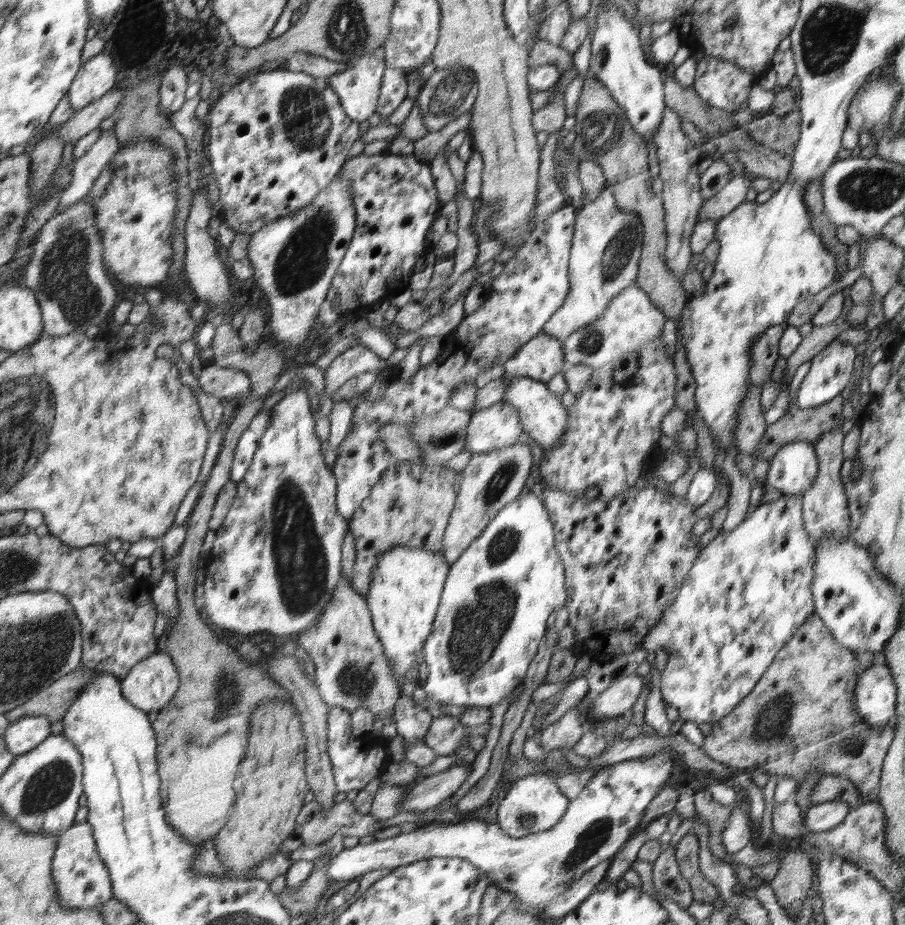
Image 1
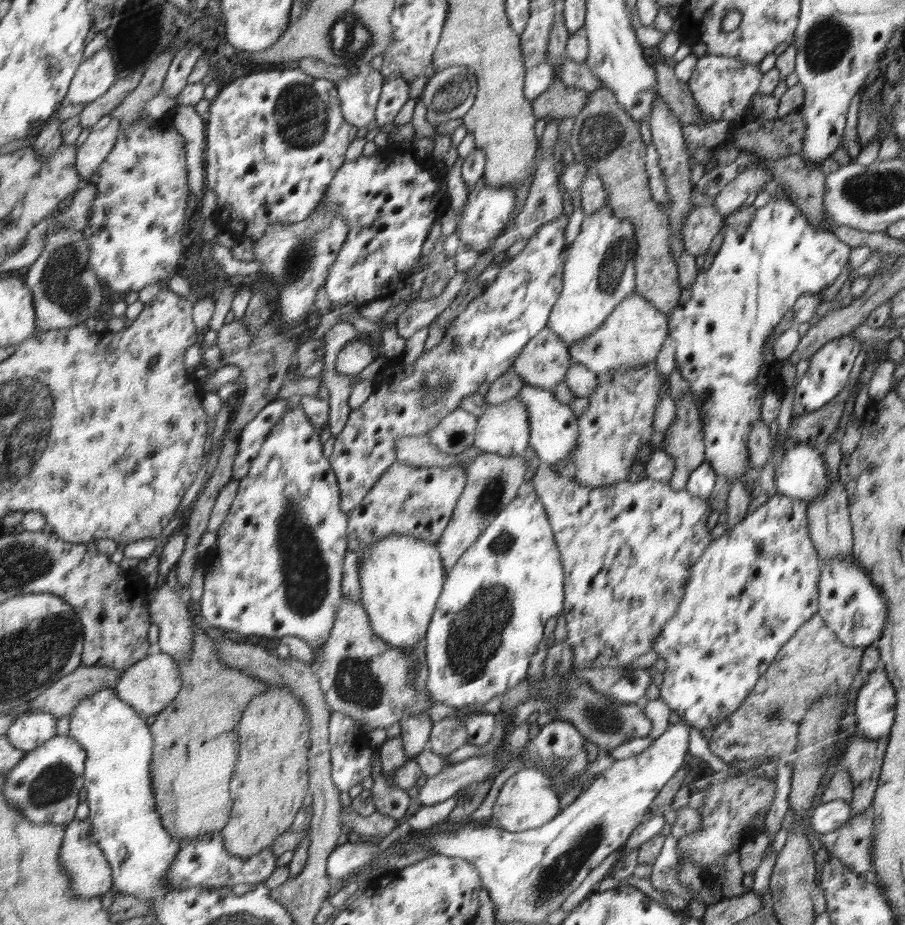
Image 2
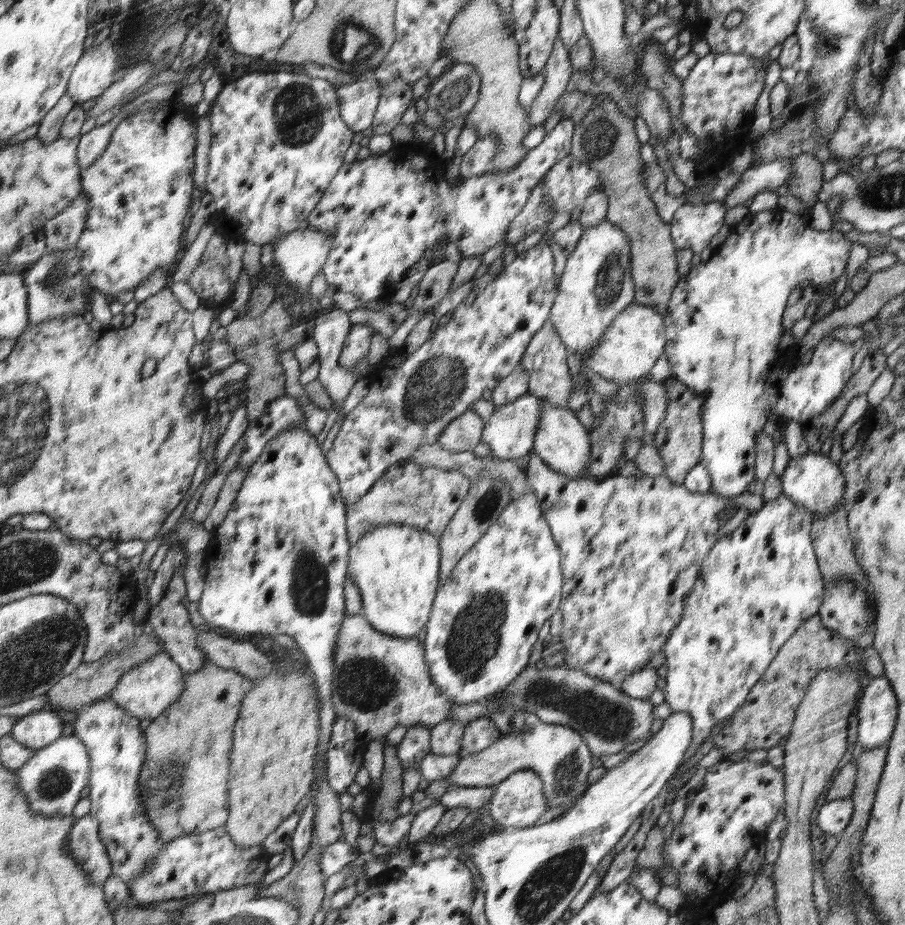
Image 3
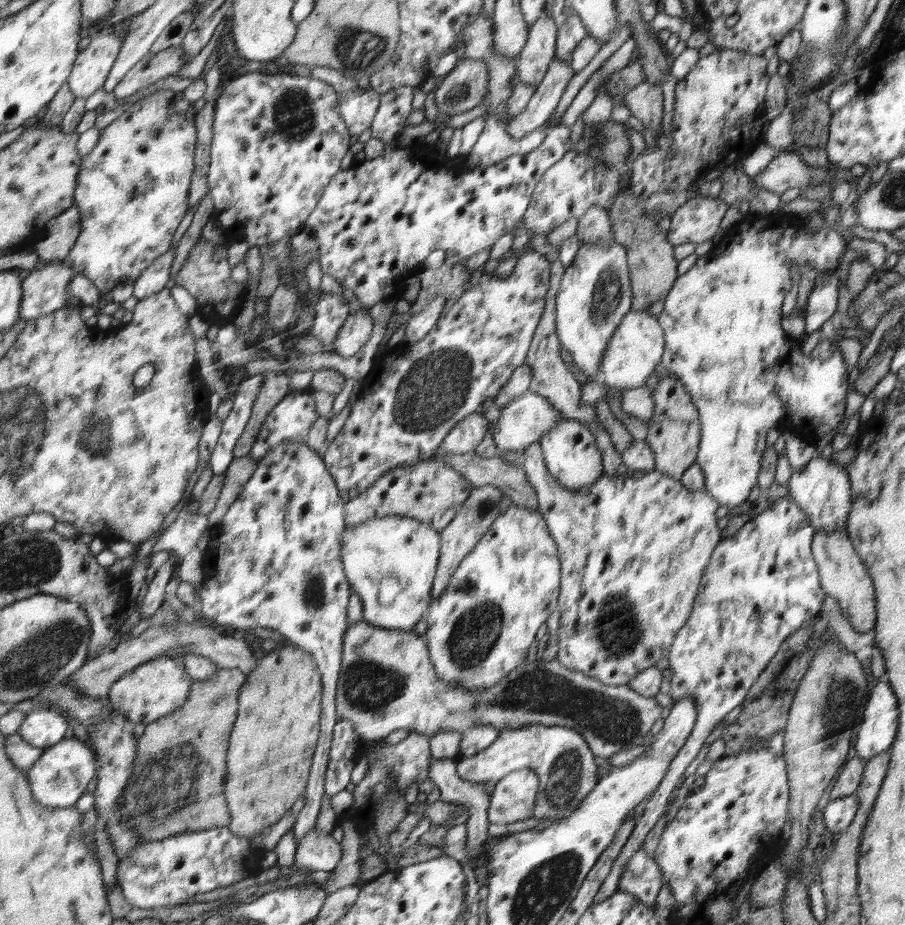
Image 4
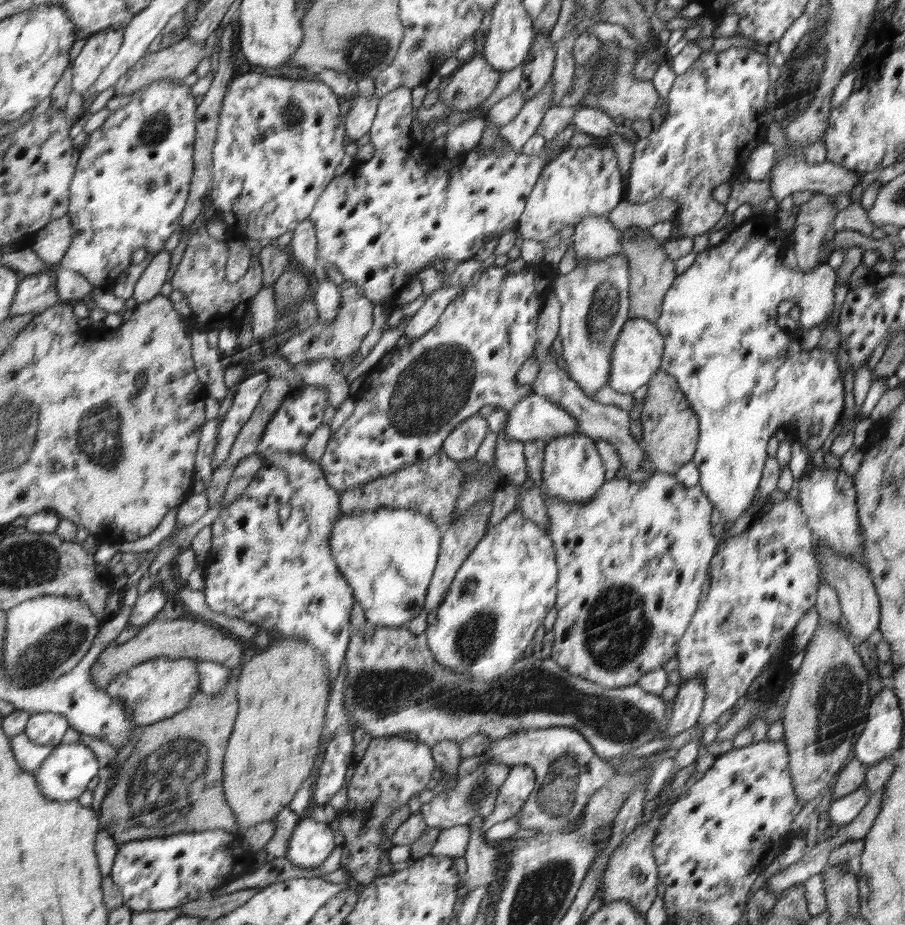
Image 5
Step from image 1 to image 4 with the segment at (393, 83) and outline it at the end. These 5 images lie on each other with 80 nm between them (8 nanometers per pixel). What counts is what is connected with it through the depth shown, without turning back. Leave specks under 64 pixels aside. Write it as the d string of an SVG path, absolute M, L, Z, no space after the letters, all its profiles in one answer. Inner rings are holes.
M400 86L381 95L376 118L372 120L370 128L372 138L382 141L386 148L382 154L359 166L350 166L334 175L304 224L314 231L317 238L322 273L329 274L352 290L366 308L390 296L398 288L398 280L406 278L406 272L412 266L422 264L434 250L434 246L445 252L454 251L461 262L464 262L484 247L491 247L499 237L512 233L522 222L522 216L528 210L533 192L542 176L566 151L570 152L575 148L570 138L571 128L560 122L558 125L548 126L542 144L528 154L513 154L492 166L472 170L458 166L458 176L456 162L448 162L448 168L442 170L428 168L428 164L423 164L419 158L412 160L412 154L408 150L390 150L392 138L404 130L408 115L413 111L413 92L413 87Z

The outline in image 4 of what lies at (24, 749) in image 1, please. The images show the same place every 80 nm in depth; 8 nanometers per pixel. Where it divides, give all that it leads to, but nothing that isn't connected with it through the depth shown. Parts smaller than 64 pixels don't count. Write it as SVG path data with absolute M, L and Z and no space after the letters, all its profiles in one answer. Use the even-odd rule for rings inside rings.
M39 708L29 713L20 734L30 741L30 744L48 749L66 740L69 730L68 720L62 714Z

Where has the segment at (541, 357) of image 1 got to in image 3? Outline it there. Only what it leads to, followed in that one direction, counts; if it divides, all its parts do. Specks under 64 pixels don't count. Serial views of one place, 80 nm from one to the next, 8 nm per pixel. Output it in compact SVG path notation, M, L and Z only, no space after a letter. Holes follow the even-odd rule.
M548 318L529 342L520 364L528 372L529 393L538 398L544 397L550 405L562 409L567 408L568 397L574 392L572 376L566 363L568 353L554 329L553 322Z

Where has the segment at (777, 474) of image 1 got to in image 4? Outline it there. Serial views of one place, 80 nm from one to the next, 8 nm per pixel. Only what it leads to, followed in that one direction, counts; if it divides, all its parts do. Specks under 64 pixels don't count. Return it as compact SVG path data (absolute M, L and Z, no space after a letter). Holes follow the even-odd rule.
M816 454L802 471L792 471L792 477L787 486L790 494L788 496L813 516L812 525L820 532L834 532L847 526L852 491L845 467Z

